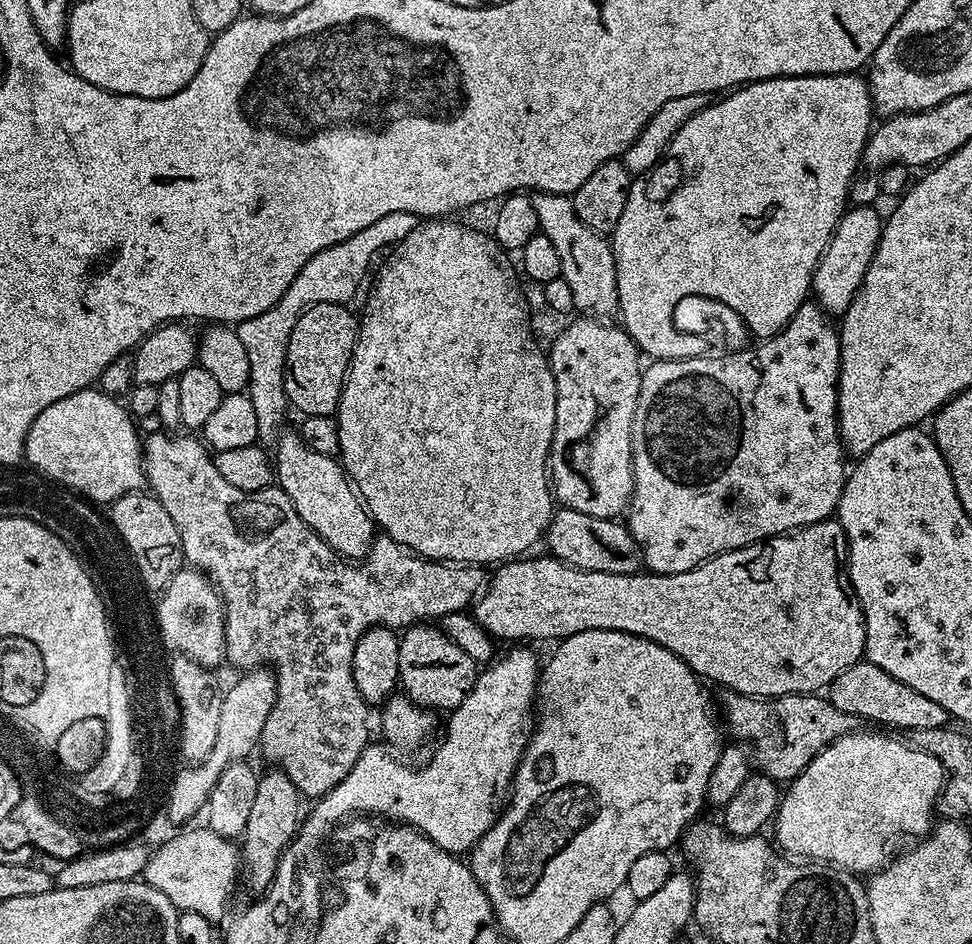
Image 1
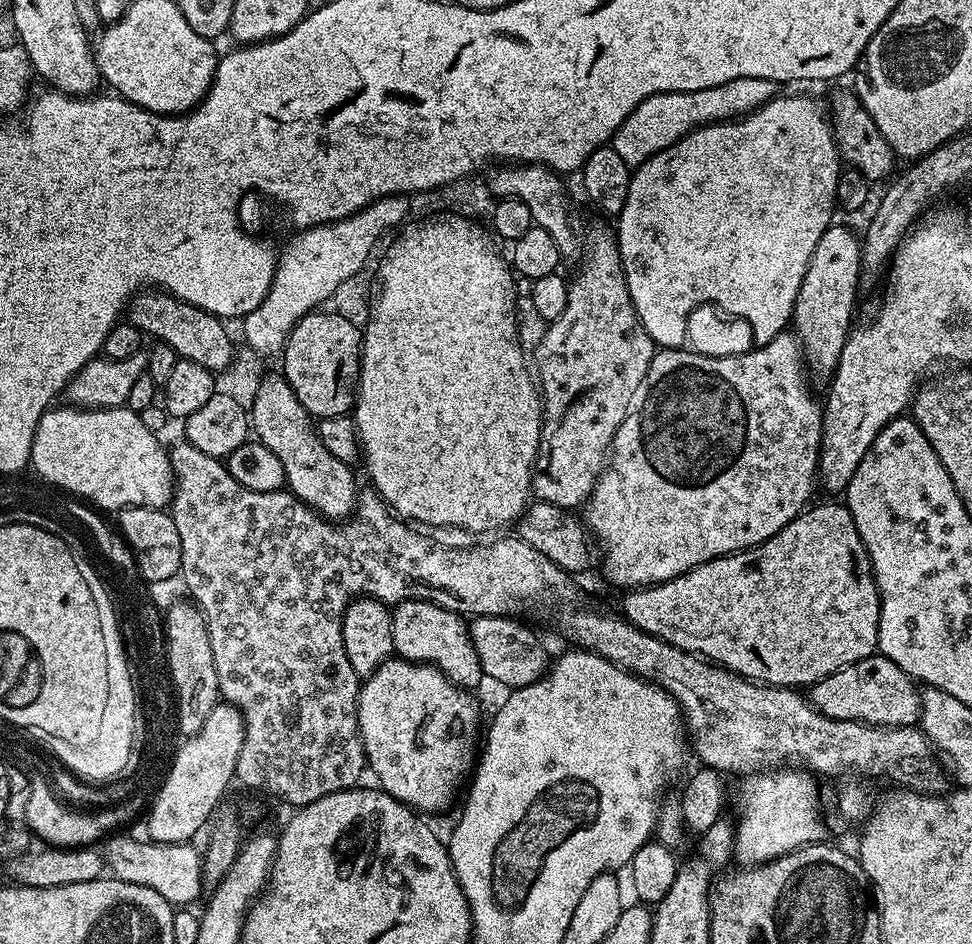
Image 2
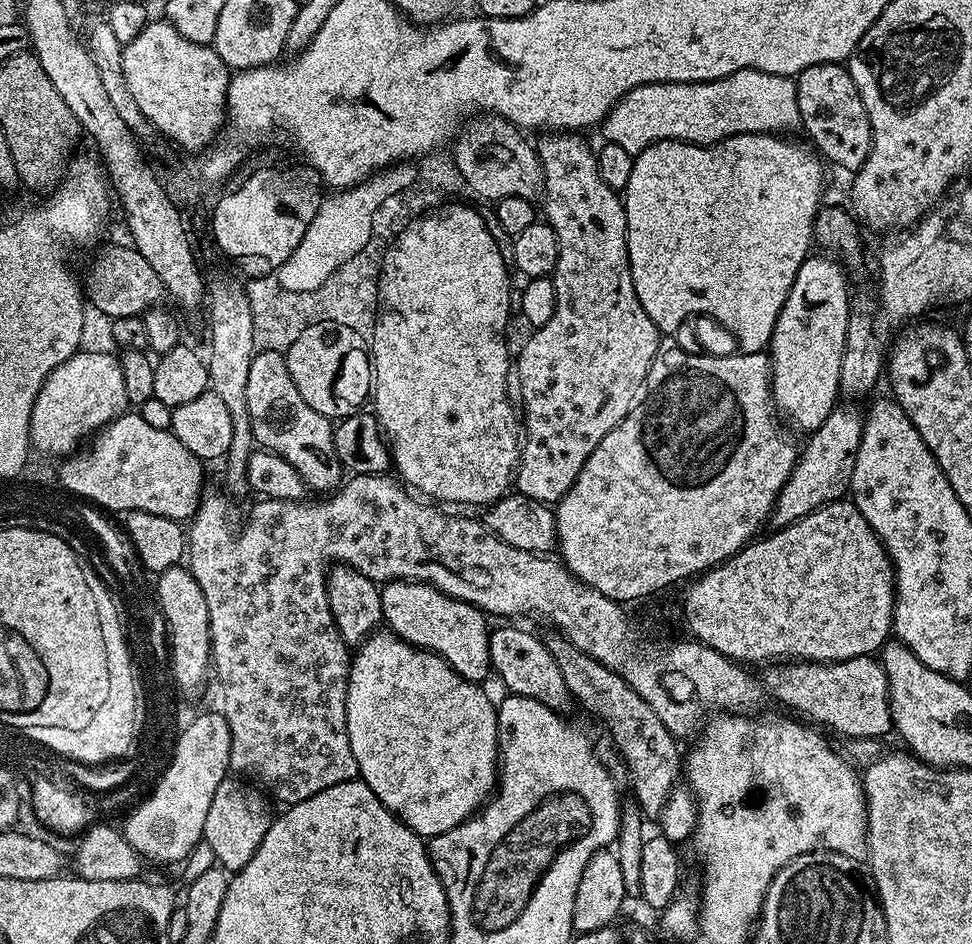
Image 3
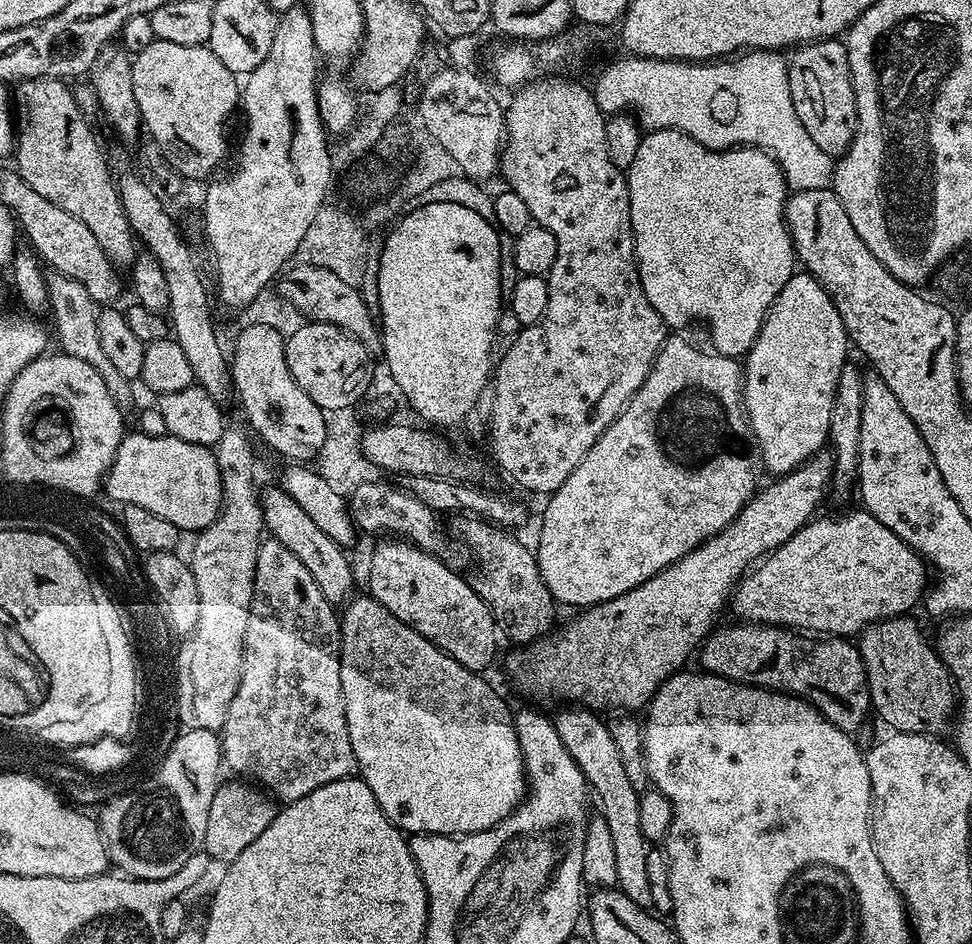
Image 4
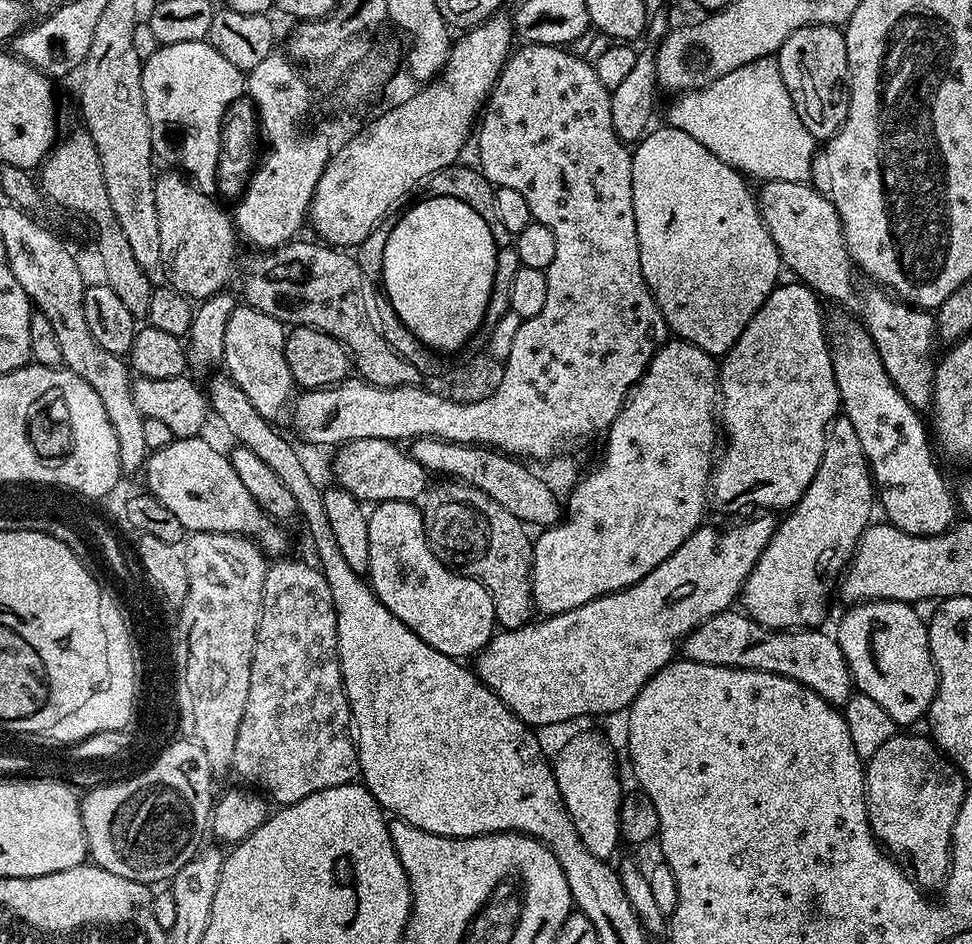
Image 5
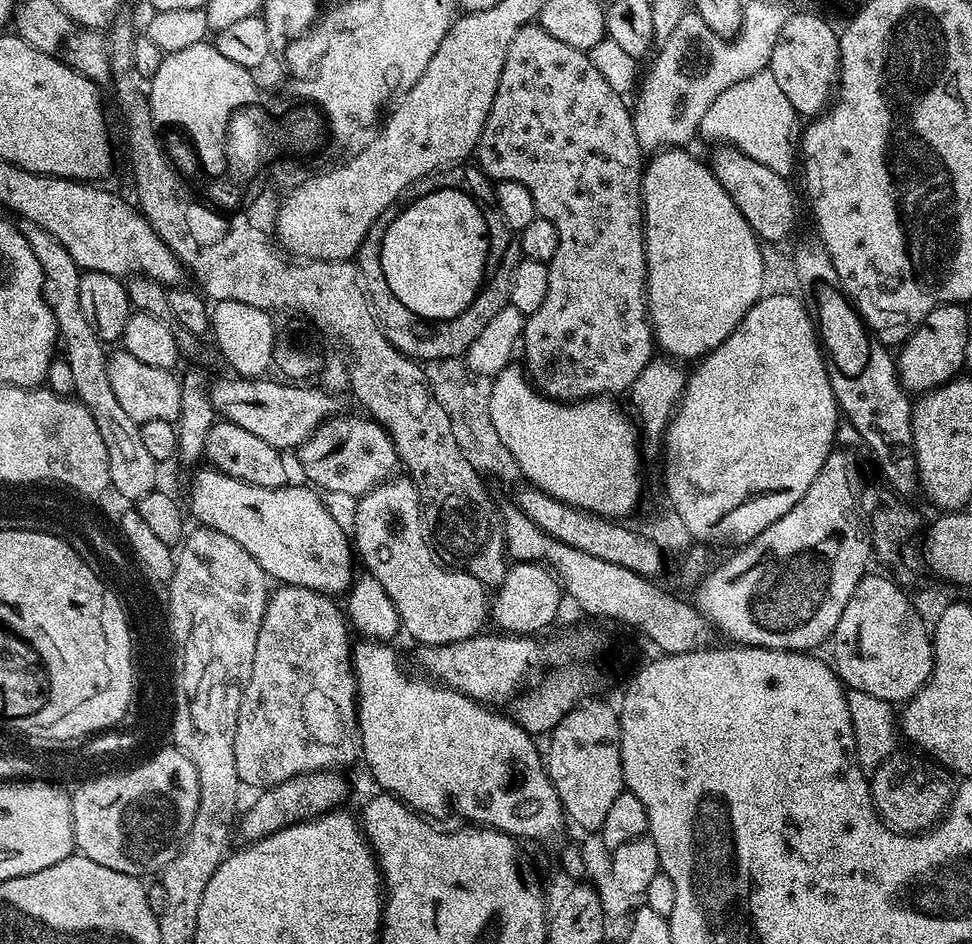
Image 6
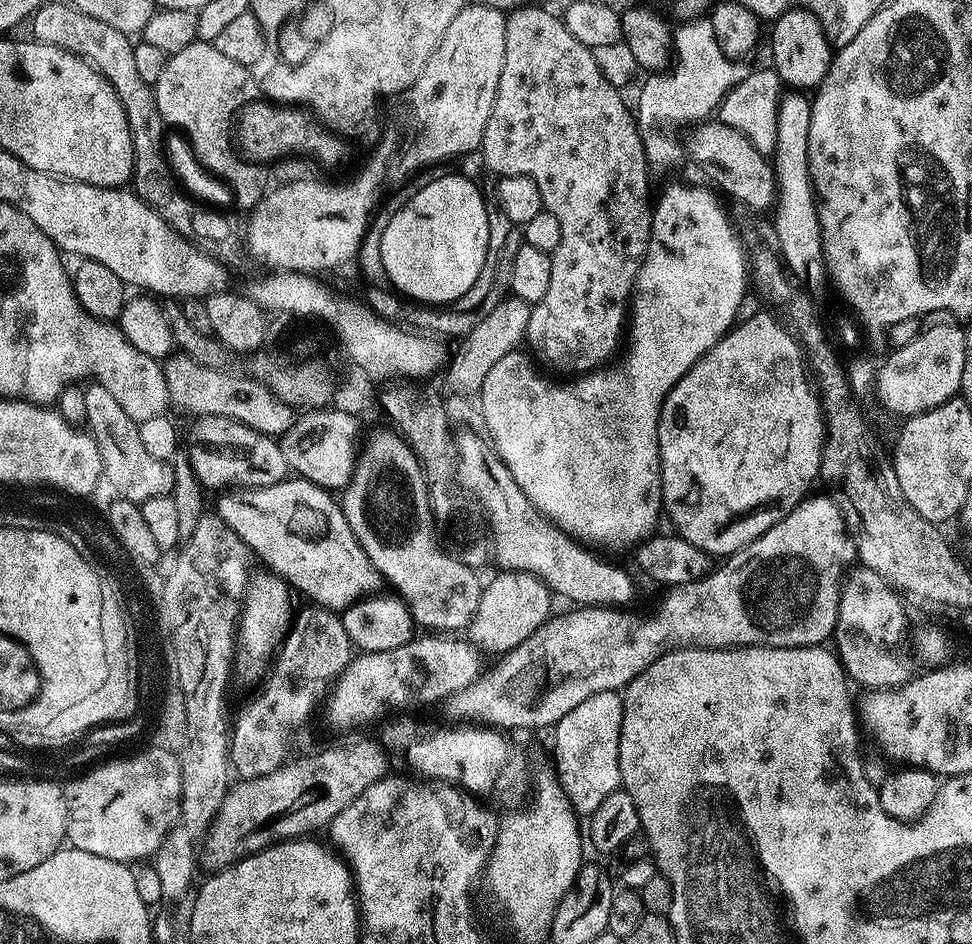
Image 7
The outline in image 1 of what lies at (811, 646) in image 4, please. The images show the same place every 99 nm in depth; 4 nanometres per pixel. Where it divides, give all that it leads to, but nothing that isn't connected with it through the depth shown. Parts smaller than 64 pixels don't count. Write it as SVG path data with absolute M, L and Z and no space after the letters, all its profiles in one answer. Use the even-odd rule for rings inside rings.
M867 662L842 670L842 674L838 674L838 678L834 678L834 682L828 685L826 696L834 706L838 706L838 710L842 710L847 716L857 716L861 722L873 720L876 723L873 725L883 726L888 730L908 728L909 733L918 730L934 730L945 727L950 720L948 712L942 710L938 702L930 702L930 698L906 686L906 682L898 682L898 678L886 674L882 666L874 666Z

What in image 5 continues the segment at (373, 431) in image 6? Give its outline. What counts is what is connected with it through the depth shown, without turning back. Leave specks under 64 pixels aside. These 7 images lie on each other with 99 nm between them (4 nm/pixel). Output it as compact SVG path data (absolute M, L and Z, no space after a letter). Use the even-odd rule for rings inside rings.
M362 438L343 445L332 464L335 483L361 502L382 500L419 501L430 487L425 469L399 443L382 438Z

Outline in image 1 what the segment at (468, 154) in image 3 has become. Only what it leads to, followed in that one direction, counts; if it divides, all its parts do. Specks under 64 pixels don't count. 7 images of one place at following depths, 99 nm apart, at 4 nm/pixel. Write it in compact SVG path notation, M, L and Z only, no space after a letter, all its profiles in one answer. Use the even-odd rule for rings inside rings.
M536 192L532 196L534 210L538 214L540 232L554 242L558 258L562 261L560 279L570 286L576 308L592 318L608 318L620 306L618 278L616 277L616 254L607 235L590 230L572 205L571 195L559 196L553 192Z

